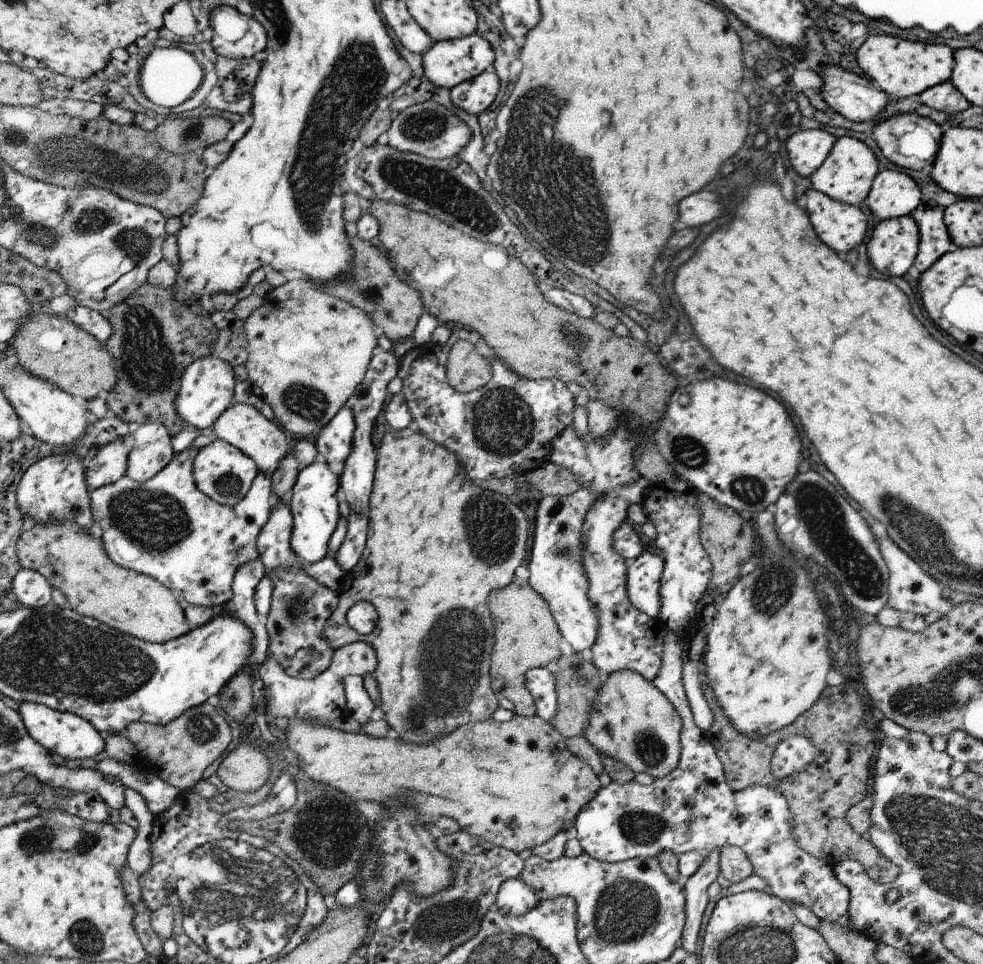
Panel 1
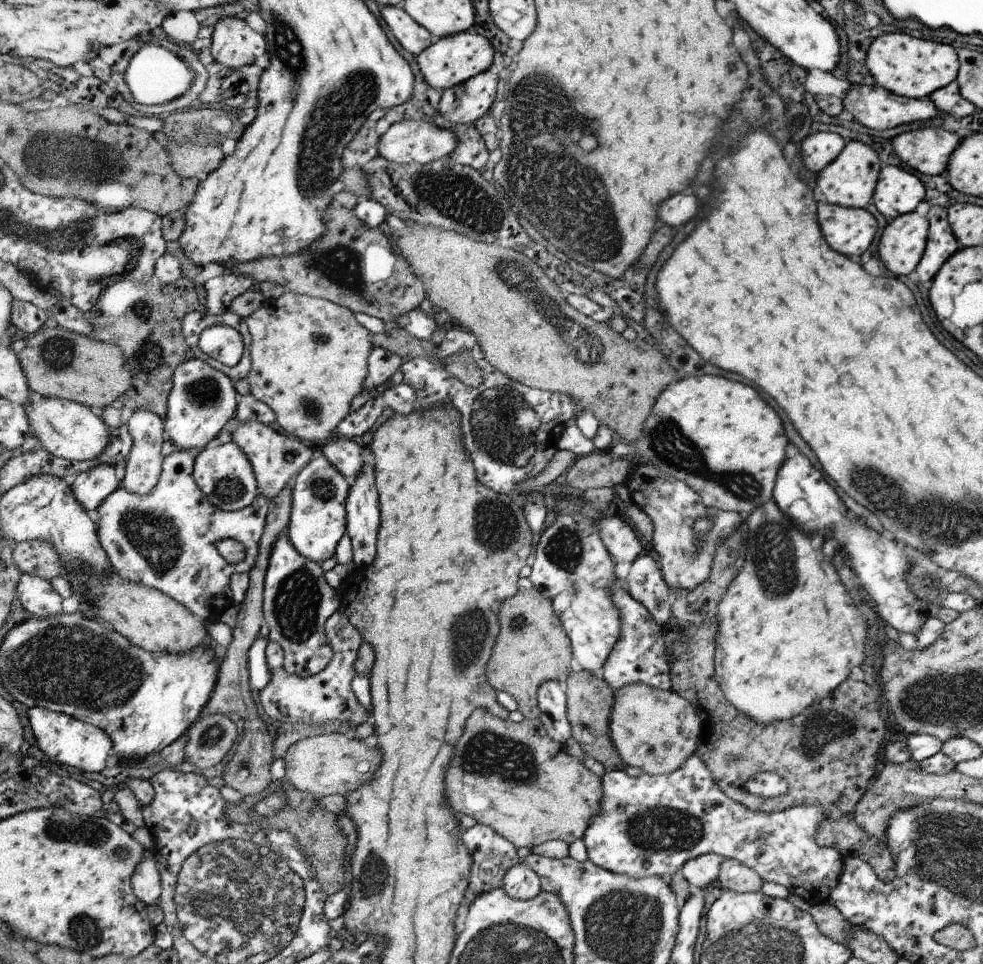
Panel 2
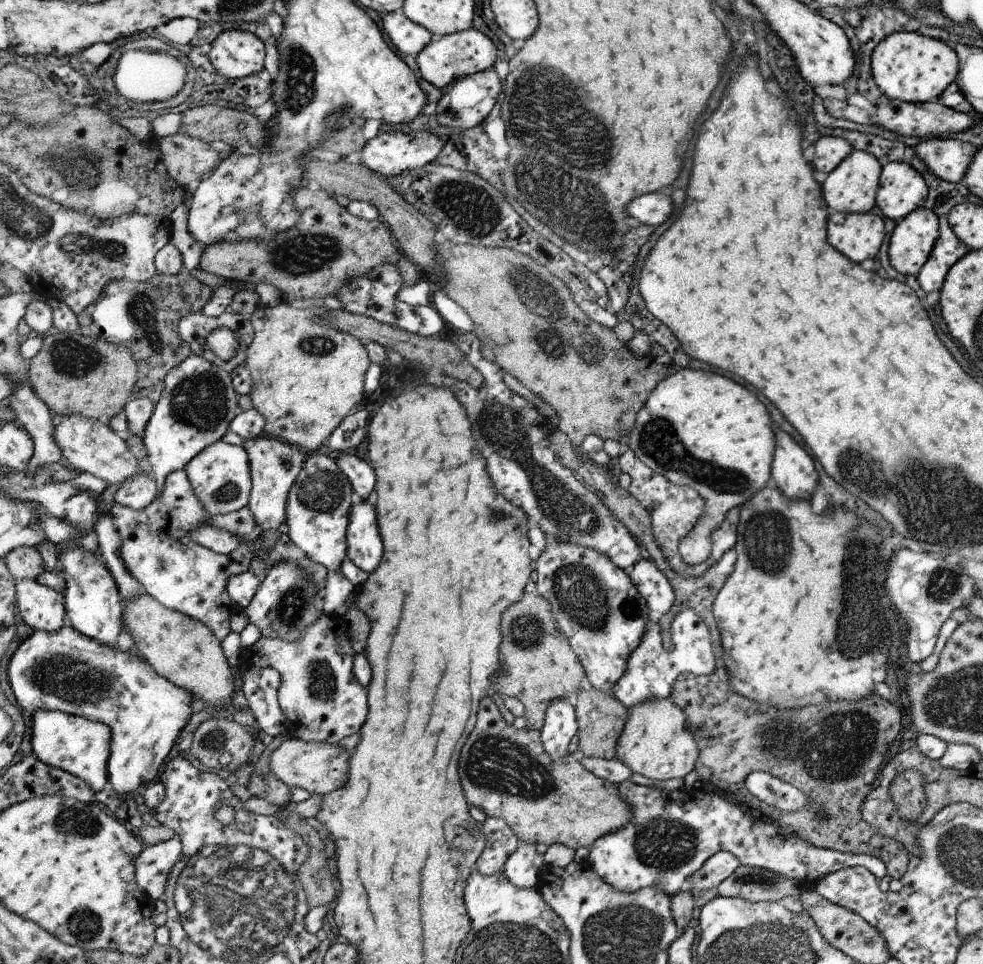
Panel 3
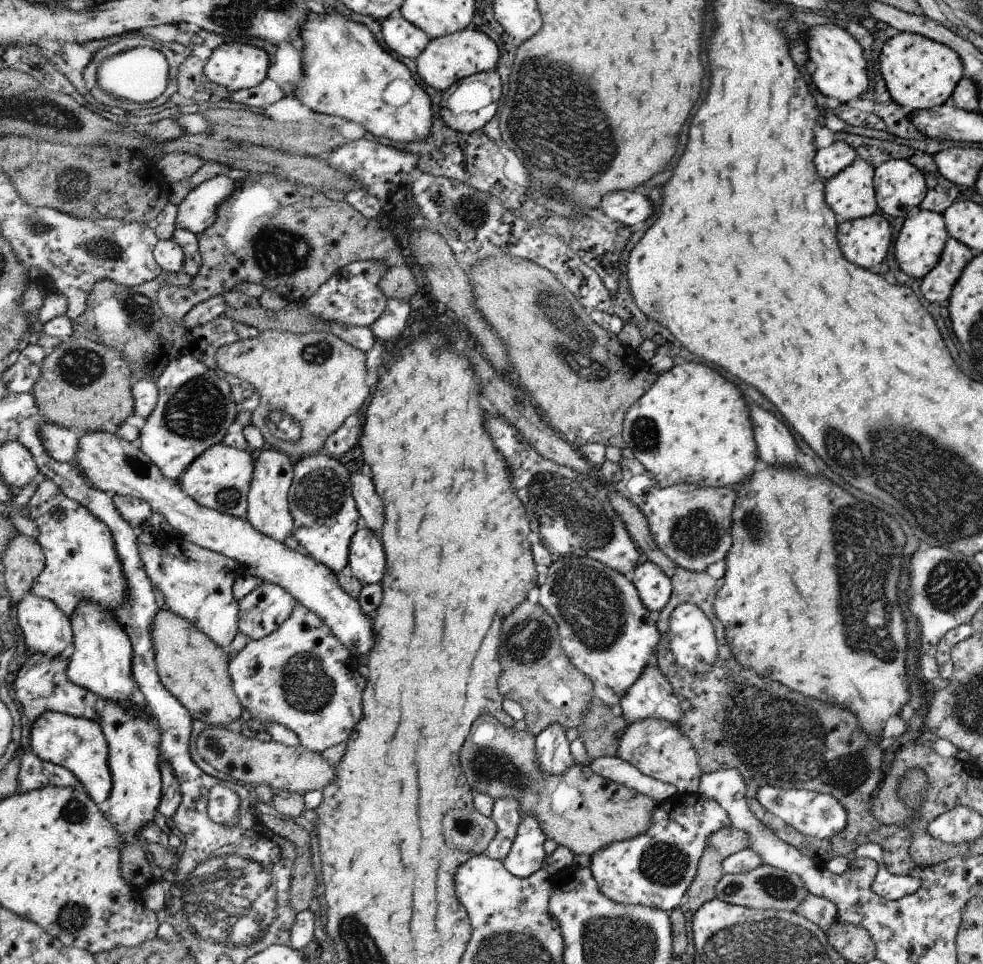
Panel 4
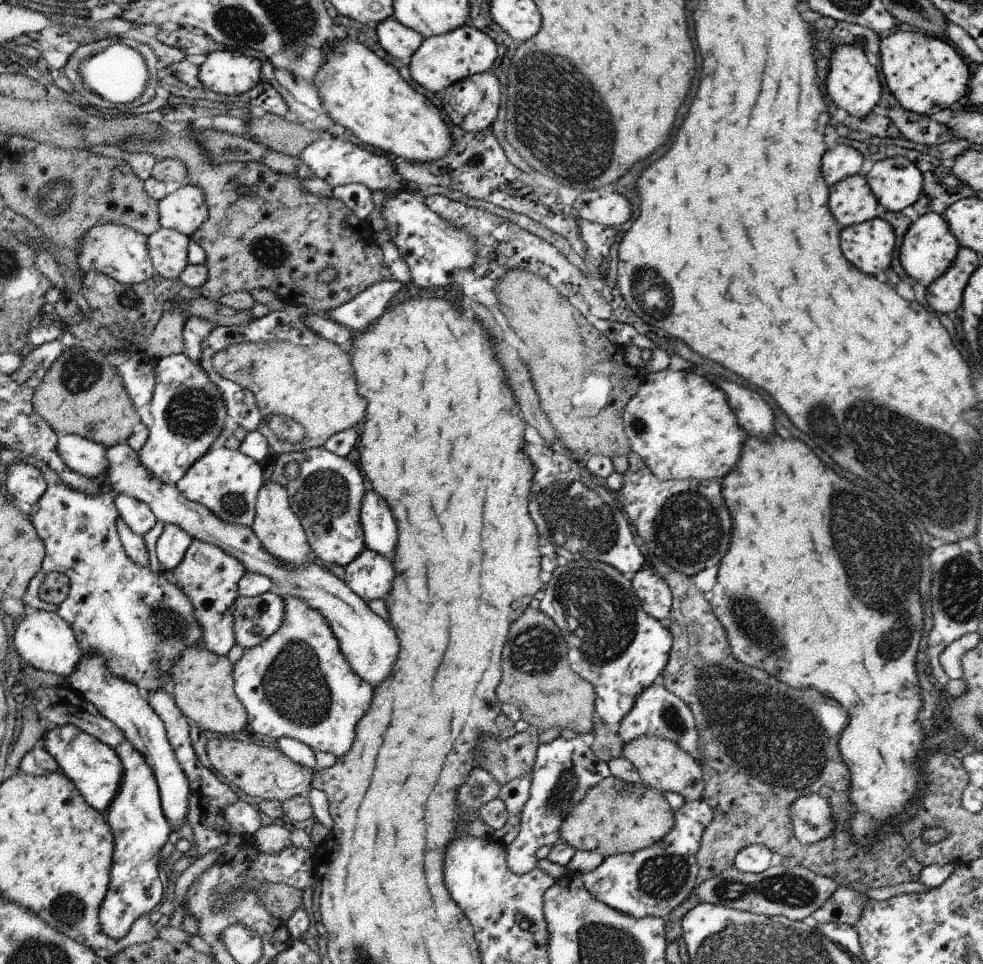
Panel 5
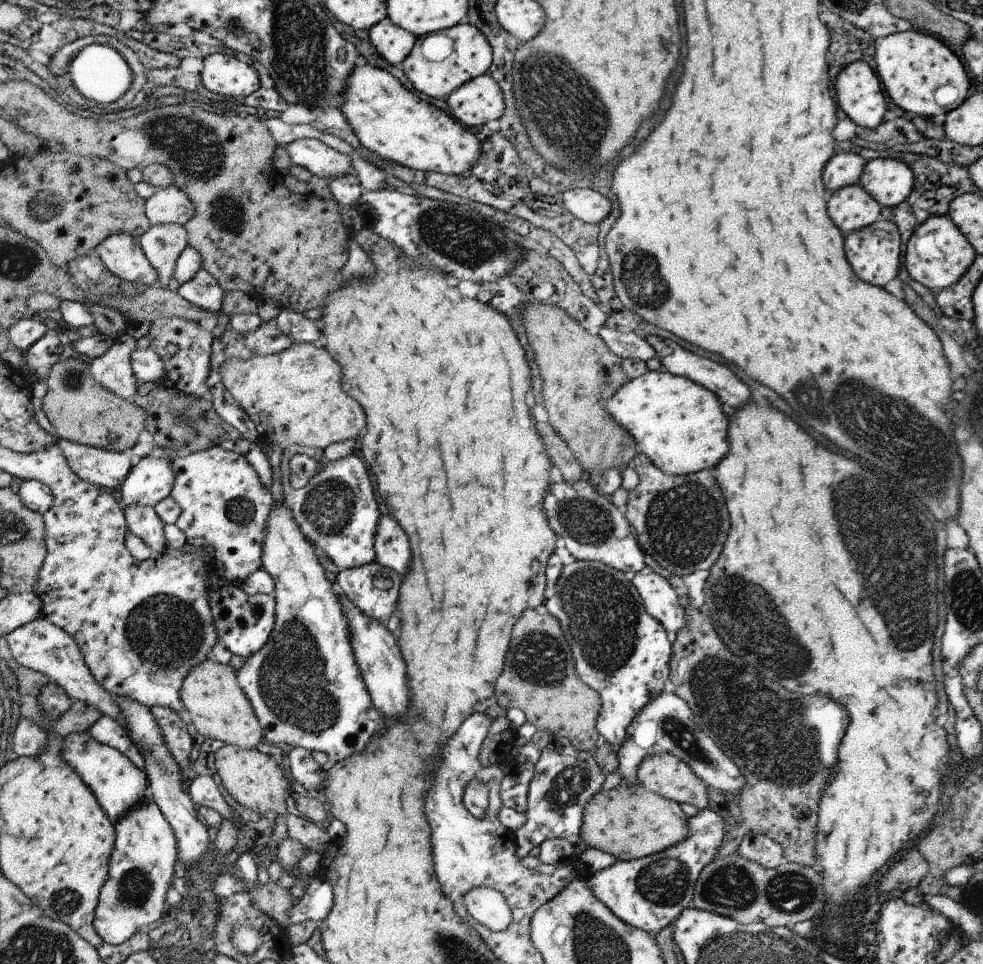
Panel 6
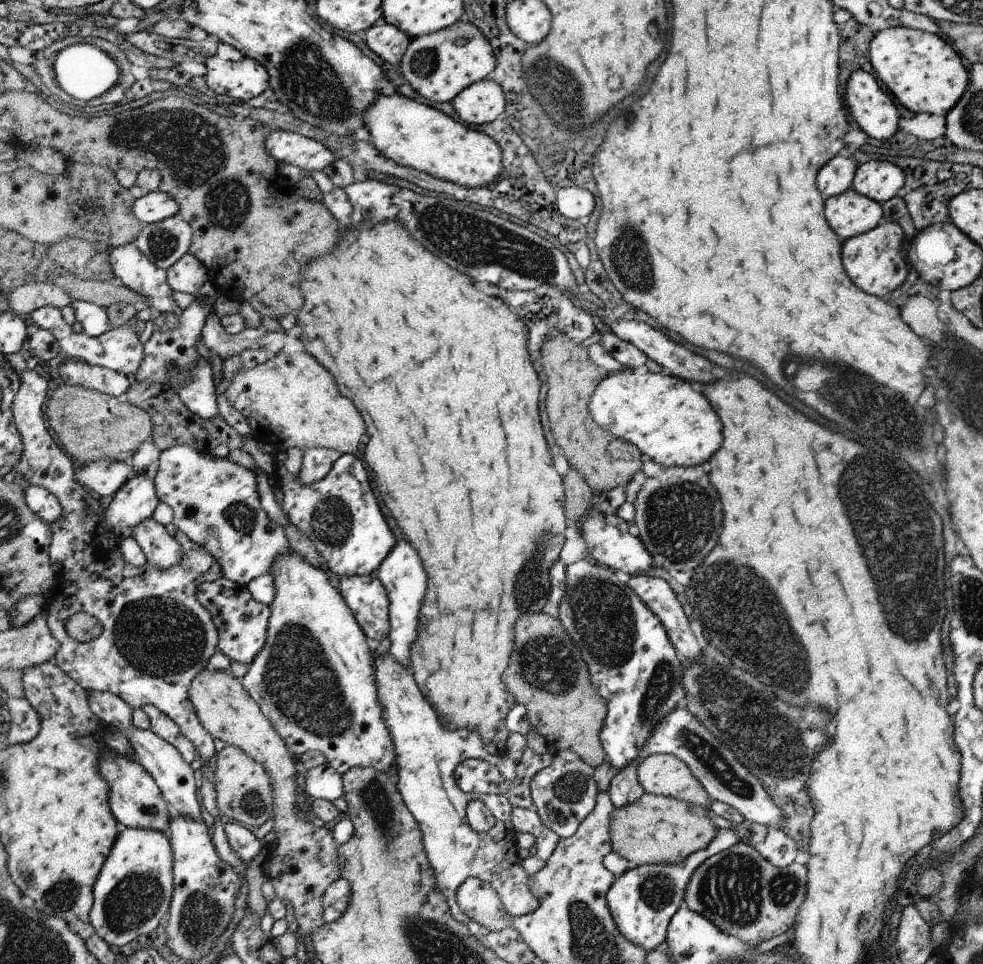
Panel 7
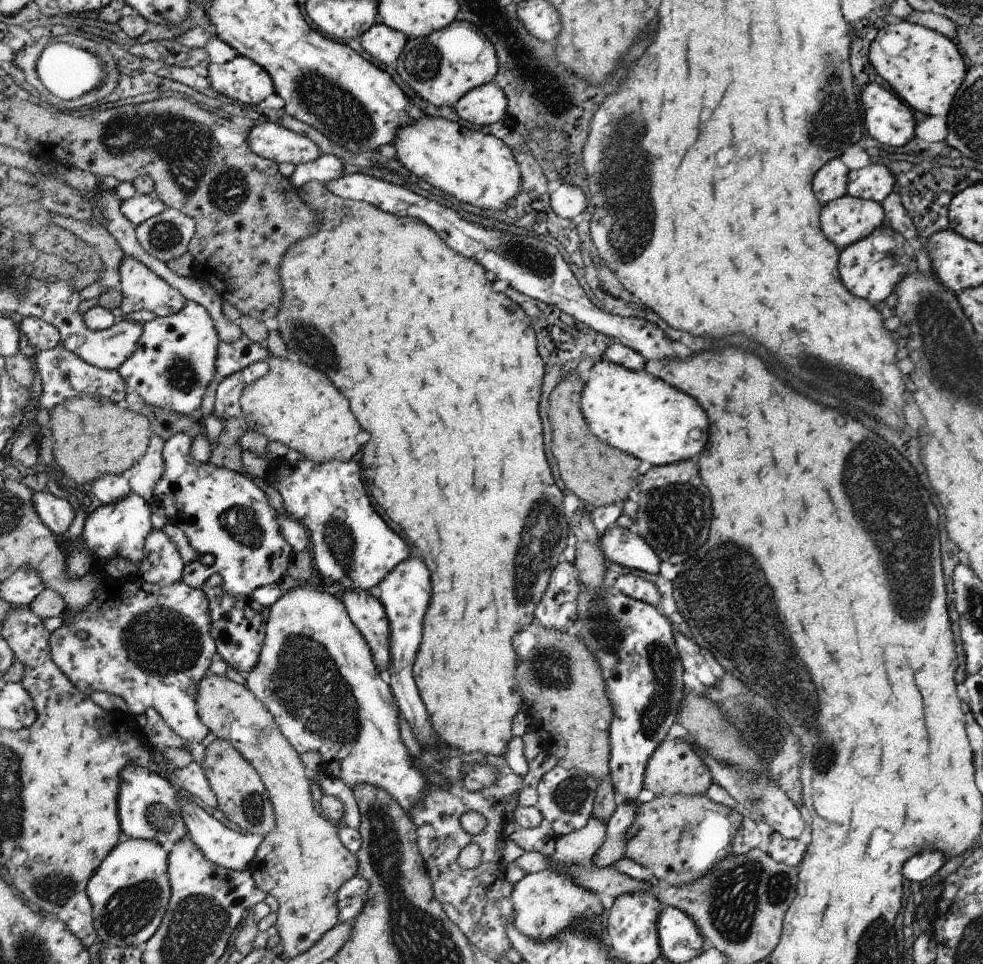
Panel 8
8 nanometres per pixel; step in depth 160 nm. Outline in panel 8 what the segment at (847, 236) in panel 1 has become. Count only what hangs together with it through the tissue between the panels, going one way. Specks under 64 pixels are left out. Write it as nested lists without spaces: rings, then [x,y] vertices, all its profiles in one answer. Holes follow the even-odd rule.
[[[884,226],[874,230],[870,236],[863,238],[862,241],[847,246],[840,254],[840,274],[844,274],[844,286],[848,286],[848,290],[852,290],[852,294],[870,300],[872,304],[878,304],[878,302],[884,302],[892,294],[894,286],[900,280],[906,276],[909,278],[910,271],[908,264],[906,264],[906,252],[902,250],[902,246],[898,246],[898,242],[888,252],[880,252],[874,246],[874,242],[876,242],[874,236],[902,237],[902,234],[895,233],[890,227]]]

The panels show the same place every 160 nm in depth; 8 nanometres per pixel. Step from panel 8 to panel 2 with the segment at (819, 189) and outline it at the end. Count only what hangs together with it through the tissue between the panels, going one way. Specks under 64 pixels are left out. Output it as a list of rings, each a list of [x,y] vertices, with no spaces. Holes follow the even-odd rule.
[[[832,132],[811,133],[808,138],[802,140],[800,144],[800,154],[802,162],[808,170],[822,173],[843,153],[847,142],[842,136]]]

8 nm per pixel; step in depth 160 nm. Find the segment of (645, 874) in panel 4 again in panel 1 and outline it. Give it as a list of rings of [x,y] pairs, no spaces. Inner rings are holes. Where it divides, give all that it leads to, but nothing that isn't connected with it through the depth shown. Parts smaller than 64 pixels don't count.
[[[668,630],[666,644],[663,646],[662,672],[653,680],[682,716],[683,752],[679,766],[676,766],[668,776],[654,778],[653,782],[646,786],[639,784],[636,780],[610,782],[599,790],[595,799],[579,814],[577,821],[574,822],[573,836],[578,838],[585,854],[591,855],[595,860],[612,864],[628,860],[642,861],[658,858],[660,853],[668,851],[680,856],[688,851],[711,853],[712,850],[738,846],[746,852],[751,863],[754,864],[754,874],[768,882],[772,895],[811,909],[820,920],[834,922],[834,924],[846,926],[848,930],[854,930],[854,926],[850,924],[851,894],[848,888],[836,879],[835,868],[831,861],[818,859],[799,846],[799,840],[795,836],[796,822],[792,819],[784,794],[776,790],[776,783],[748,786],[748,789],[739,792],[731,790],[718,752],[695,722],[692,714],[683,685],[683,654],[684,648],[678,636]]]

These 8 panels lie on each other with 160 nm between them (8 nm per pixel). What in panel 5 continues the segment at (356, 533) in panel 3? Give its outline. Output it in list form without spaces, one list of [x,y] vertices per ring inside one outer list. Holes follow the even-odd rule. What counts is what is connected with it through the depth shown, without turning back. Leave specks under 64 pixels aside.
[[[368,548],[364,549],[350,565],[346,565],[344,580],[362,598],[374,600],[390,592],[394,578],[392,562]]]

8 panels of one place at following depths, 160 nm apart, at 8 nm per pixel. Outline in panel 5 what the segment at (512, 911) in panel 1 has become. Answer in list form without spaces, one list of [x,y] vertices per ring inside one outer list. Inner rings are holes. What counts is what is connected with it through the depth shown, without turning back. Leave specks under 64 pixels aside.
[[[559,737],[552,742],[535,746],[531,762],[531,787],[528,800],[521,814],[518,836],[507,846],[507,865],[512,872],[523,875],[536,867],[535,851],[559,840],[562,824],[571,810],[586,796],[586,792],[603,778],[610,776],[607,762],[596,758],[592,749],[580,738],[567,740]]]

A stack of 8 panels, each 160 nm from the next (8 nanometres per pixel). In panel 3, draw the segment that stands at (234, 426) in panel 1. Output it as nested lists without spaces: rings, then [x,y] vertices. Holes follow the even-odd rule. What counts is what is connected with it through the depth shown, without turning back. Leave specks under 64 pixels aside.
[[[229,432],[228,438],[222,438],[221,441],[246,448],[250,456],[252,487],[248,508],[254,512],[255,522],[263,528],[264,532],[283,530],[287,519],[290,491],[294,488],[296,478],[299,477],[306,464],[308,453],[298,446],[285,444],[273,437],[265,438],[264,435],[245,440],[236,433]]]

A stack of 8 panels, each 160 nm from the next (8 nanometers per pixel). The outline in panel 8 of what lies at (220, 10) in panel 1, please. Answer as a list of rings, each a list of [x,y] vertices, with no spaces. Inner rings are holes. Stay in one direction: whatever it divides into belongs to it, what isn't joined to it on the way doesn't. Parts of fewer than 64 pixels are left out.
[[[238,54],[224,64],[211,62],[207,77],[220,94],[247,106],[258,104],[275,92],[274,80],[268,71],[252,59]]]

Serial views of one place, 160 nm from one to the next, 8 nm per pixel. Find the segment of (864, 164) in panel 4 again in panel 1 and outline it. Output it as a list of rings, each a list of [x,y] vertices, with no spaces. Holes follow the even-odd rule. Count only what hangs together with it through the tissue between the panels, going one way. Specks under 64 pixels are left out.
[[[842,135],[835,142],[834,148],[828,154],[827,160],[820,168],[812,173],[811,187],[838,202],[848,203],[859,207],[863,205],[870,193],[872,182],[878,175],[878,162],[875,152],[866,143],[852,135]]]

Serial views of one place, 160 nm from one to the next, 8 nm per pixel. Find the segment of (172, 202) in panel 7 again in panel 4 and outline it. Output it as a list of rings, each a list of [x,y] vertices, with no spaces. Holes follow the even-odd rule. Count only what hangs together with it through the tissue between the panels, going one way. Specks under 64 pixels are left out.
[[[223,173],[193,188],[178,205],[176,228],[185,228],[201,235],[215,224],[219,206],[227,201],[228,197],[233,196],[238,186],[239,182],[236,179]]]

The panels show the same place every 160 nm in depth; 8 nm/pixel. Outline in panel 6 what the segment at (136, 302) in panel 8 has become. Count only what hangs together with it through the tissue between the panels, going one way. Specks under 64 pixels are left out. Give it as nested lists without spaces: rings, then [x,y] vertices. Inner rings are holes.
[[[130,233],[109,234],[95,251],[108,265],[108,270],[123,281],[157,286],[156,269],[144,254],[139,239]]]

